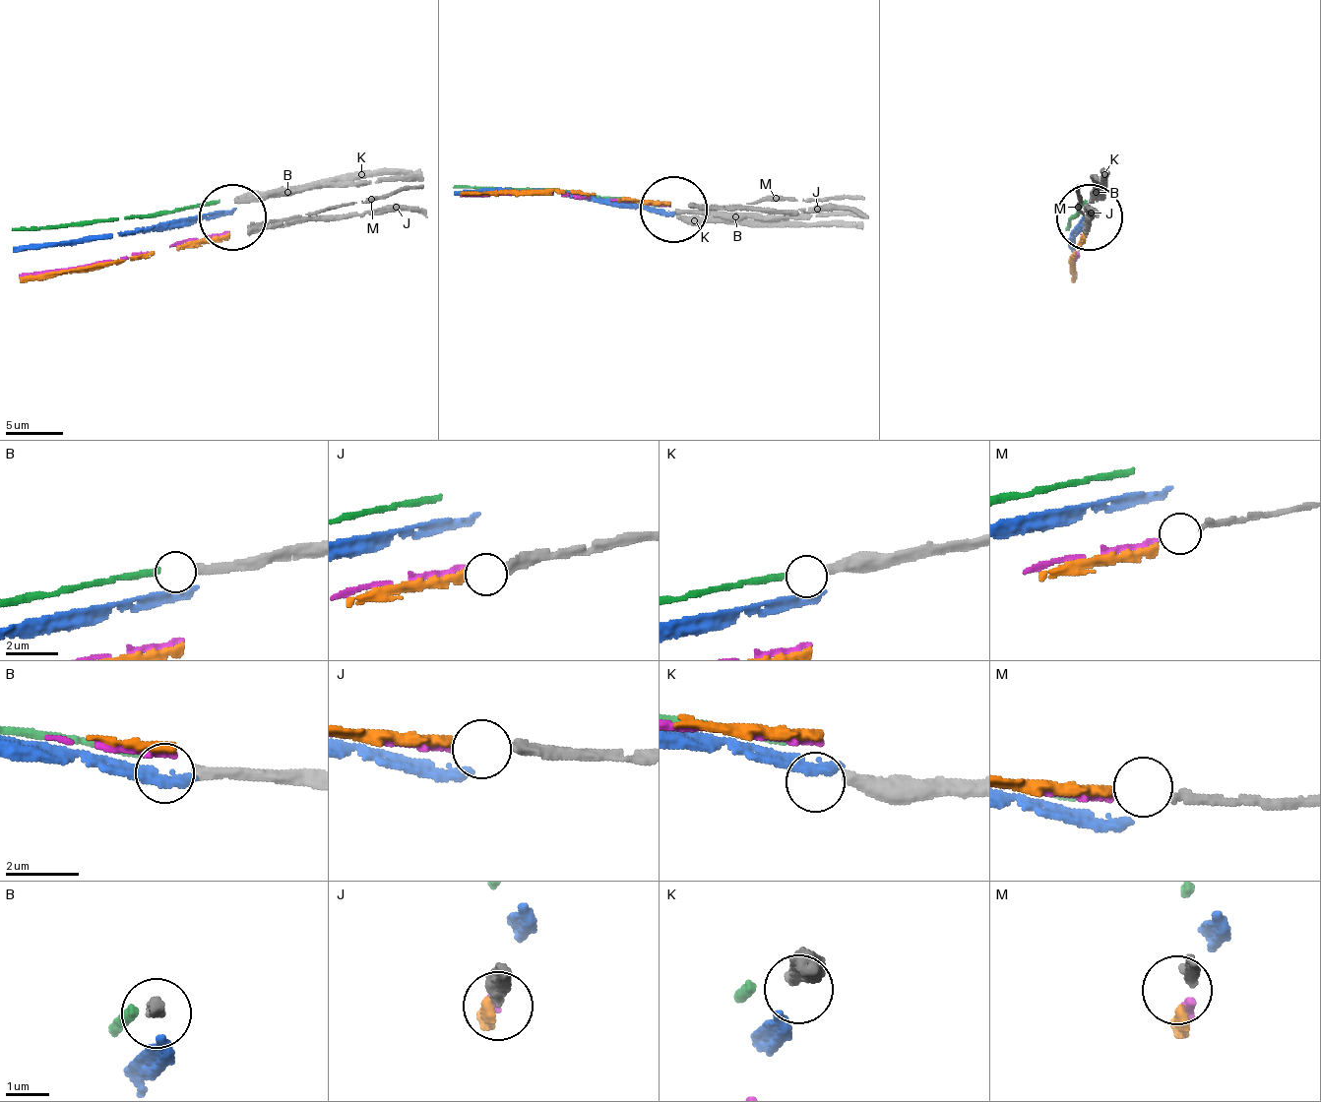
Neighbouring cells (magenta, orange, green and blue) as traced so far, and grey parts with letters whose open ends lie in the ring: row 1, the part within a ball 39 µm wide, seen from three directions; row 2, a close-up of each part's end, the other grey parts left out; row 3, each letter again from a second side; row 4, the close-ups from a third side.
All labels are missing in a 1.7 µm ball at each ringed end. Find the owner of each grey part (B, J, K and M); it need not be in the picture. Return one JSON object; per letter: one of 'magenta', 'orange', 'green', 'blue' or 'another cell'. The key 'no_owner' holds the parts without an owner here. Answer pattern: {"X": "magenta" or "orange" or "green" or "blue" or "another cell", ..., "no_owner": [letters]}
{"B": "another cell", "J": "orange", "K": "another cell", "M": "magenta", "no_owner": ["B", "K"]}

